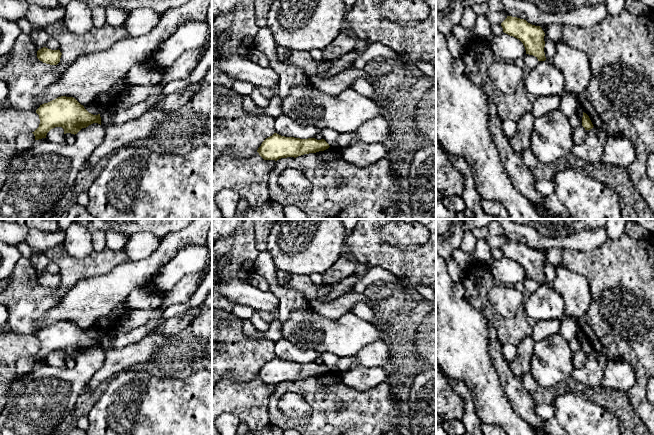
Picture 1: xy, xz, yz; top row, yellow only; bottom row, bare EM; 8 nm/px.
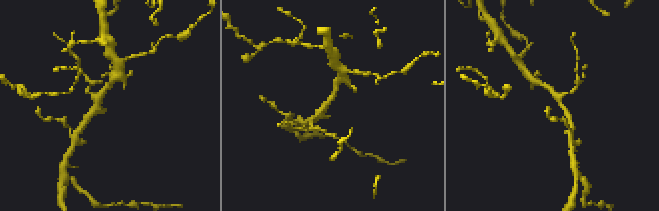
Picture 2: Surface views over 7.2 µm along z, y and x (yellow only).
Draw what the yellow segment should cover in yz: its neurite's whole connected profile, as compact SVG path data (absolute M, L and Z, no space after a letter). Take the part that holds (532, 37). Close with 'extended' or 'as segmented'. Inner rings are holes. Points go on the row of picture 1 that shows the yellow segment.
M507 16L501 23L503 32L519 39L526 50L526 54L535 56L538 61L545 61L545 33L540 26L528 23L524 19Z | as segmented

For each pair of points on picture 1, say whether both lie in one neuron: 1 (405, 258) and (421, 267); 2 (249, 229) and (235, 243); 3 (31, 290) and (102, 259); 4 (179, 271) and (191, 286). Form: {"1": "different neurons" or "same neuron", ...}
{"1": "same neuron", "2": "same neuron", "3": "same neuron", "4": "different neurons"}

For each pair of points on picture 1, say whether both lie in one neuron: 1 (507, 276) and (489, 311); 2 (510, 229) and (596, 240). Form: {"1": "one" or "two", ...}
{"1": "two", "2": "one"}

